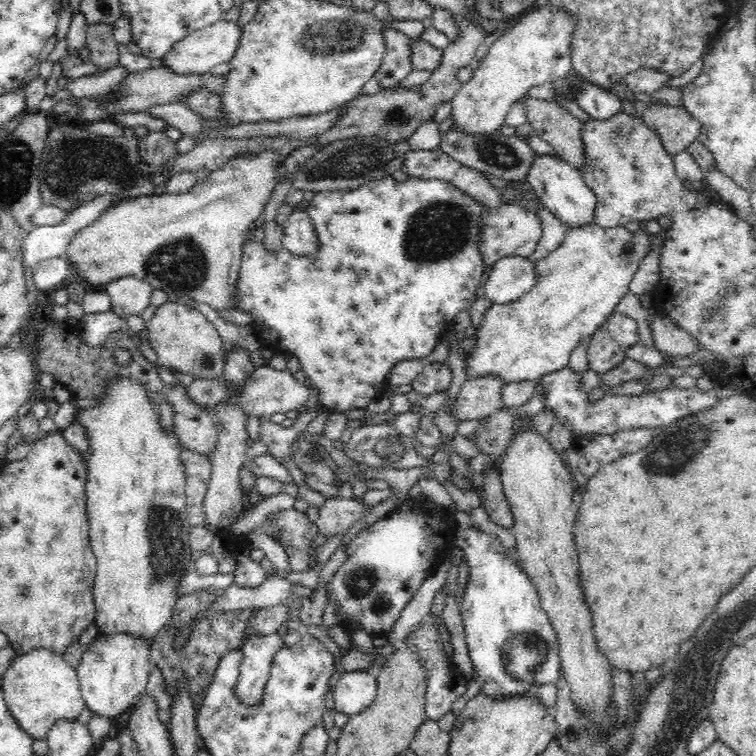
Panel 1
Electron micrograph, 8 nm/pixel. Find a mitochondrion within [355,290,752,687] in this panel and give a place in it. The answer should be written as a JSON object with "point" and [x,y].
{"point":[674,453]}

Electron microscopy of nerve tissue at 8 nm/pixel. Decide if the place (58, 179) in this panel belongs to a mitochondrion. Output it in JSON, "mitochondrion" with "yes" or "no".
{"mitochondrion":"yes"}

